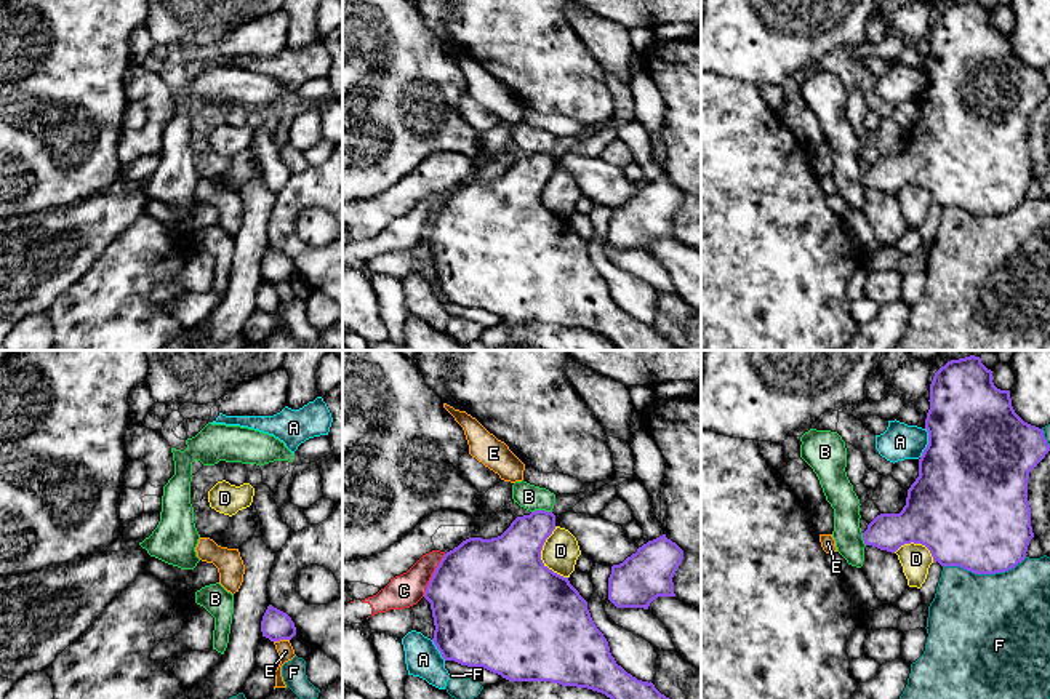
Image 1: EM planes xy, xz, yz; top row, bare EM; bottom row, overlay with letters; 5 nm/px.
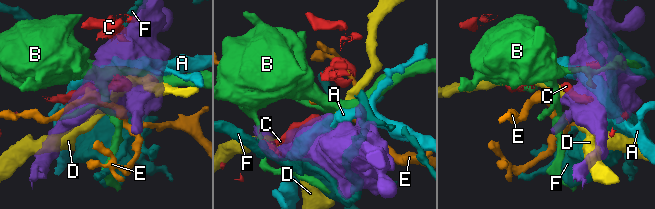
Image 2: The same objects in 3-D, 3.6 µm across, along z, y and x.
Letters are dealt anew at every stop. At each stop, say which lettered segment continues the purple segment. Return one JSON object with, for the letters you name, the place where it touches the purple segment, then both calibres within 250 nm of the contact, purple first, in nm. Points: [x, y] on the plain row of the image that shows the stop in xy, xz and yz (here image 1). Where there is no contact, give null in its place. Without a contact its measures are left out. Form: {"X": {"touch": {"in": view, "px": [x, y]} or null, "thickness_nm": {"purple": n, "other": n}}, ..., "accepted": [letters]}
{"accepted": []}

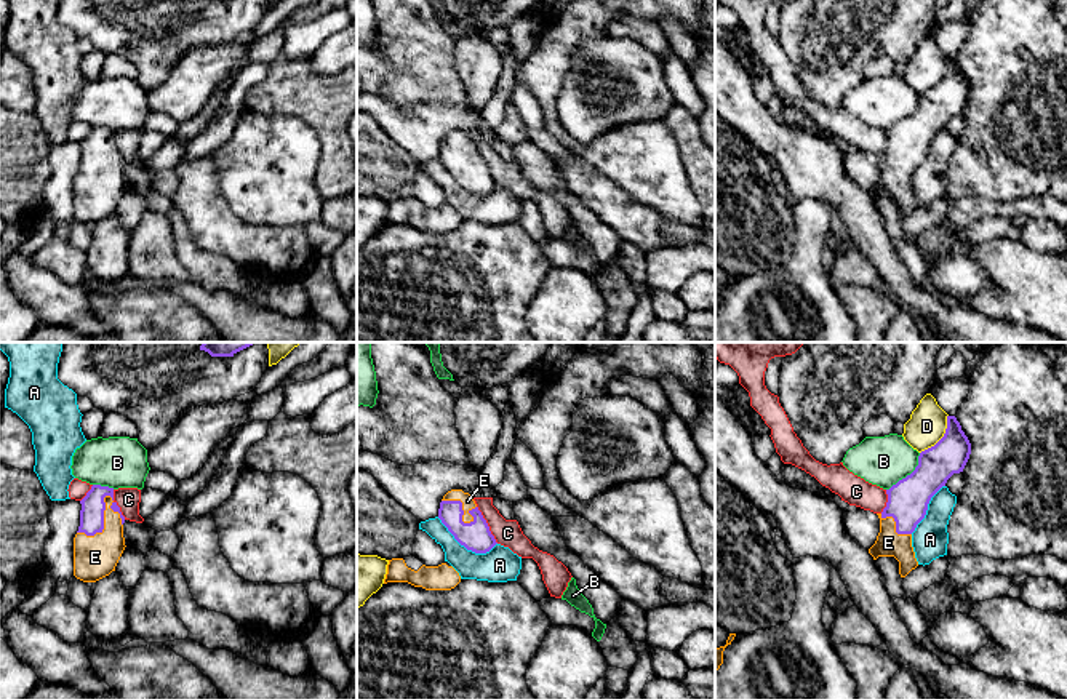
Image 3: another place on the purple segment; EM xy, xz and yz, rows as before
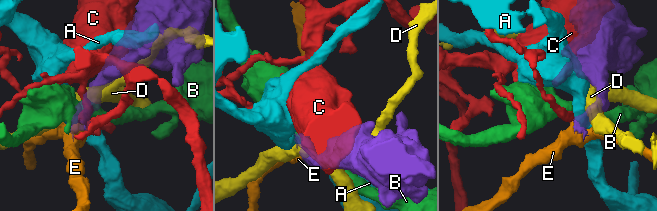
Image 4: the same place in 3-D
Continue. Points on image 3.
{"E": {"touch": {"in": "xy", "px": [103, 165]}, "thickness_nm": {"purple": 130, "other": 220}}, "accepted": ["E"]}

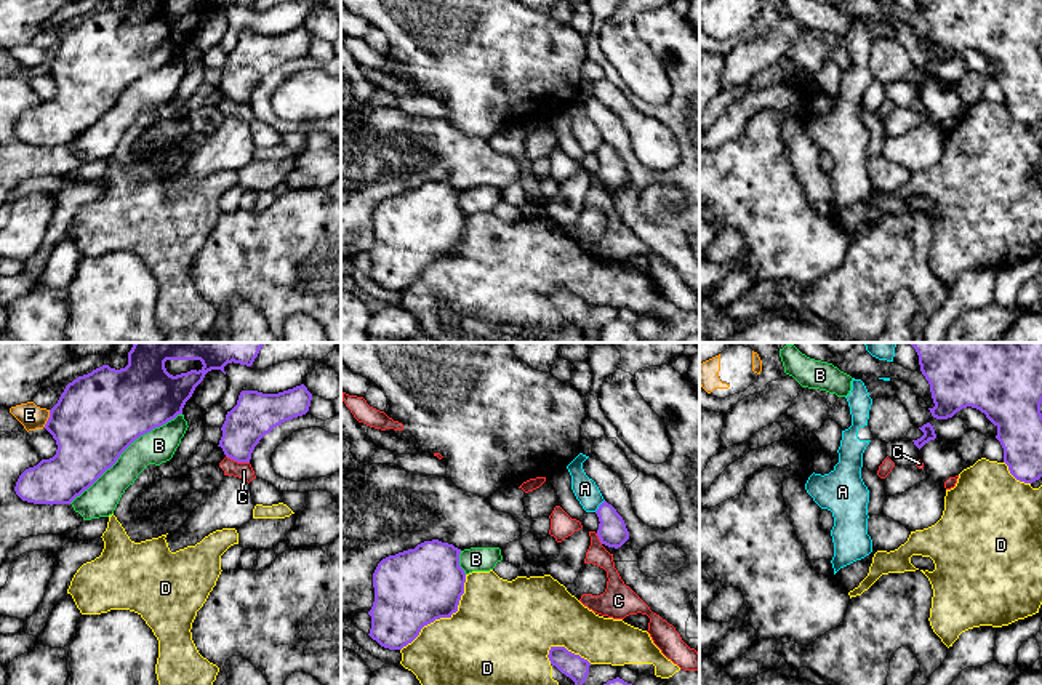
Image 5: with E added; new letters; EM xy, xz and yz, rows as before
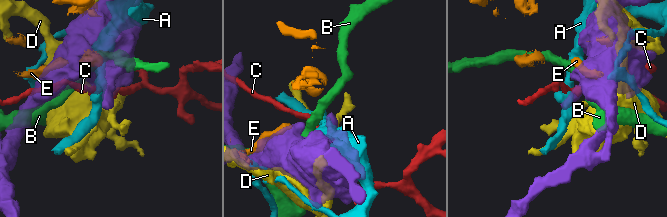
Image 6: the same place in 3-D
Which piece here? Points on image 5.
{"accepted": []}

